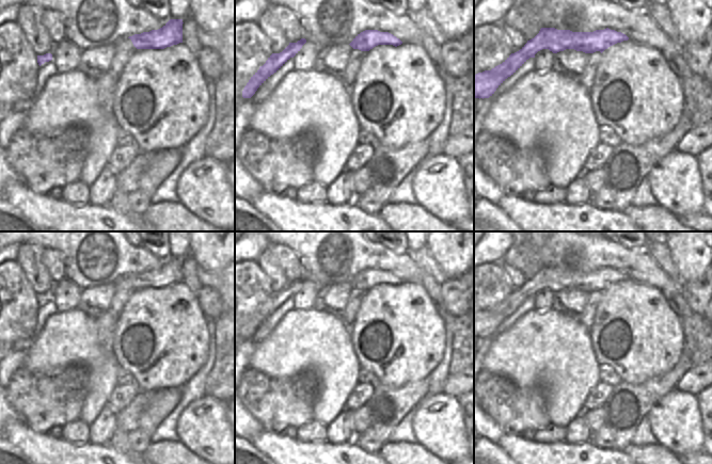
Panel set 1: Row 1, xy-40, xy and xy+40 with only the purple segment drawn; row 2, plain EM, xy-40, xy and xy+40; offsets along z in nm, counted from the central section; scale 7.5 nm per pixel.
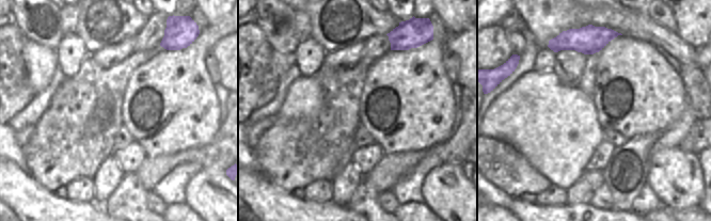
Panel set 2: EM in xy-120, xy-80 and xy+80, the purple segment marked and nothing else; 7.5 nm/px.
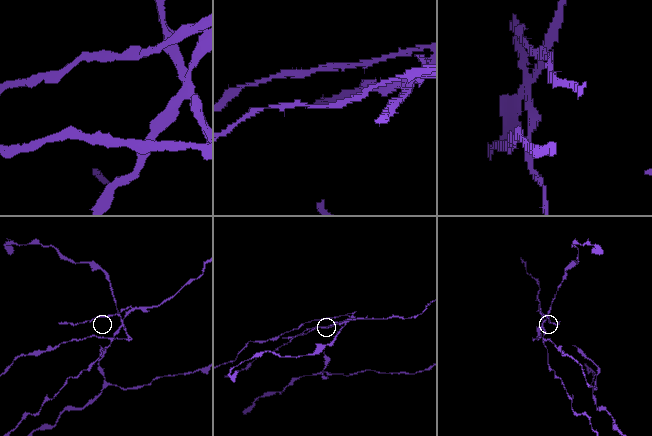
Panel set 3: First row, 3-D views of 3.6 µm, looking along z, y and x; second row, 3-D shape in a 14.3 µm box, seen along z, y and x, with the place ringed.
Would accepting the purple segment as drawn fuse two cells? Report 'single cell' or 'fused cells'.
fused cells

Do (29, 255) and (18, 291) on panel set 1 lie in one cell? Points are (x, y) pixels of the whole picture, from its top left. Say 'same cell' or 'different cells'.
different cells

